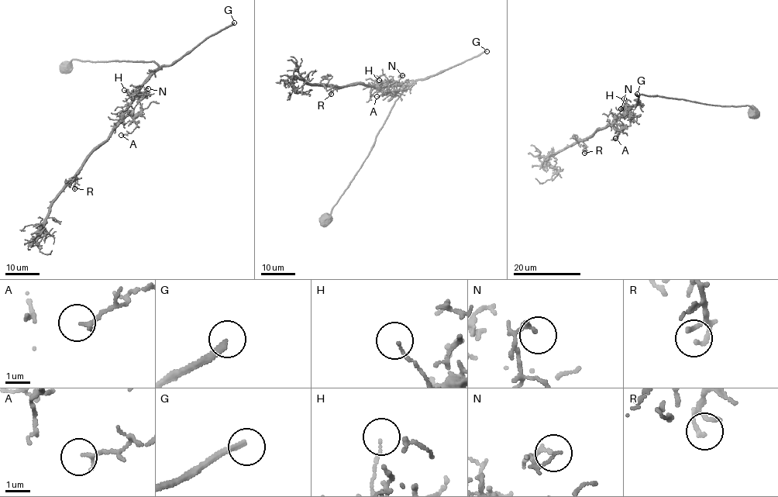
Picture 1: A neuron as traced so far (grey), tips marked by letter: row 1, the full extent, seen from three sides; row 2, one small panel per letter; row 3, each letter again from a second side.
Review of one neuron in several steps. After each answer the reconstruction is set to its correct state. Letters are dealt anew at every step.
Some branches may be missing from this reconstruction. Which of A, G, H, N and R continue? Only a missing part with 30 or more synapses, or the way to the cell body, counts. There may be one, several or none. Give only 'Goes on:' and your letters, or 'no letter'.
Goes on: G

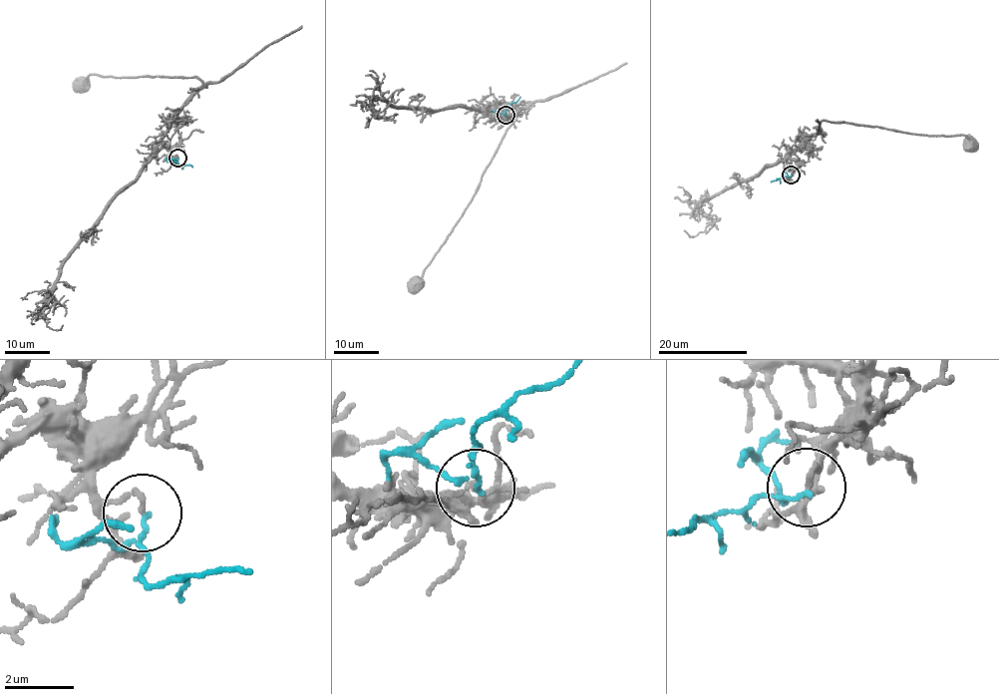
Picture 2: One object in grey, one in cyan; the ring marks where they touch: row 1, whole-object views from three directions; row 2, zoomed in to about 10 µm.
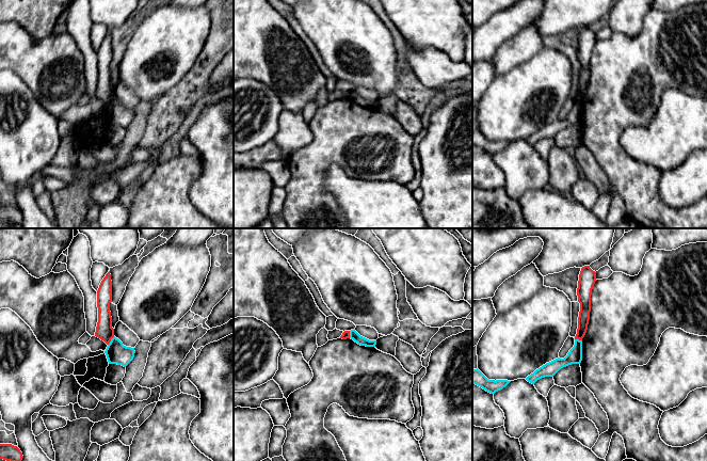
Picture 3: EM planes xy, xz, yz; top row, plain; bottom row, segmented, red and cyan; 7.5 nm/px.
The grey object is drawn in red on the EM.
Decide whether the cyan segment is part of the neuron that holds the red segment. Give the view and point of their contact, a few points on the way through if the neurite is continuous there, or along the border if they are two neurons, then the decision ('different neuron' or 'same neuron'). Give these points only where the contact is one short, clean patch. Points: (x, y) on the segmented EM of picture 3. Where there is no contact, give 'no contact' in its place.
xy (110, 340) | along xy (114, 336), (108, 345) | different neuron

